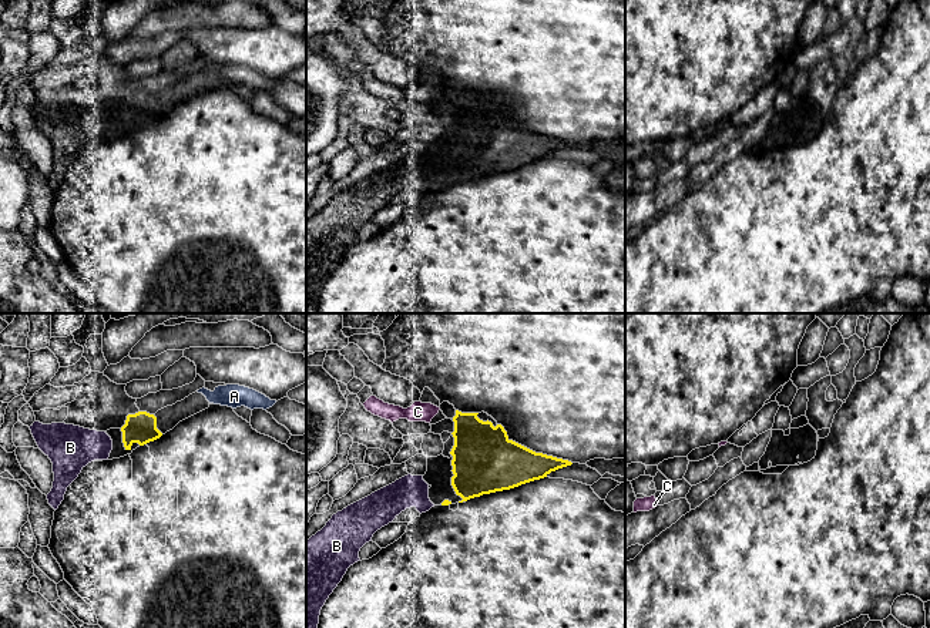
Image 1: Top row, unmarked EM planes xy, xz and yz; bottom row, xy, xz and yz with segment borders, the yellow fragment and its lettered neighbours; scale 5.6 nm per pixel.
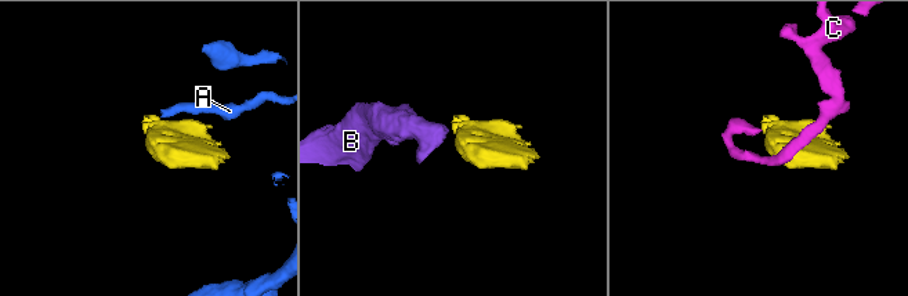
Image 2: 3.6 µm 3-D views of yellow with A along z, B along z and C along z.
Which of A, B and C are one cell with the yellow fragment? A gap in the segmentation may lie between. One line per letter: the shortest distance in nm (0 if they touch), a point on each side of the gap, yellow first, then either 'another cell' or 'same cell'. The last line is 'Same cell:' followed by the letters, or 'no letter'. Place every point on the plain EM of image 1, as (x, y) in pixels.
A: gap 280 nm; span xy (155, 98), (197, 71); another cell
B: gap 50 nm; span xz (442, 185), (433, 185); same cell
C: gap 90 nm; span xz (453, 98), (439, 90); another cell
Same cell: B

